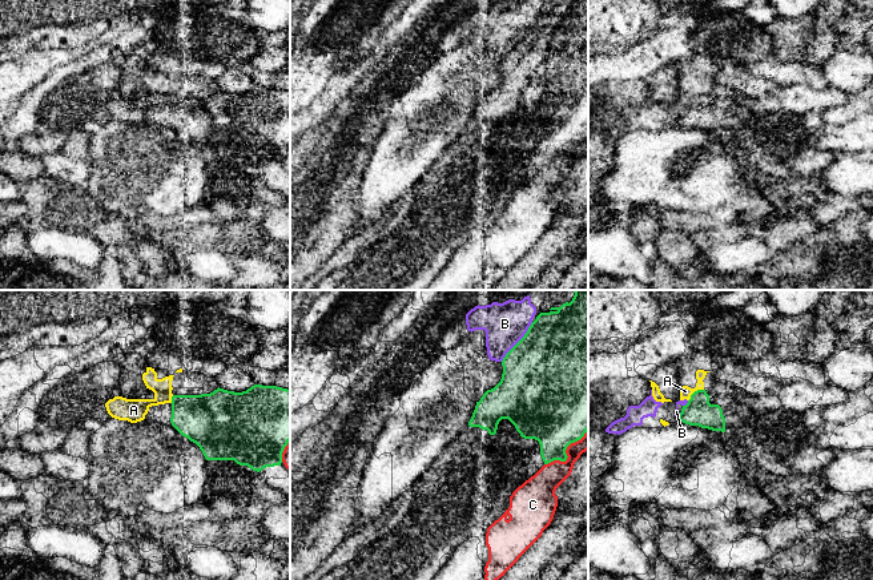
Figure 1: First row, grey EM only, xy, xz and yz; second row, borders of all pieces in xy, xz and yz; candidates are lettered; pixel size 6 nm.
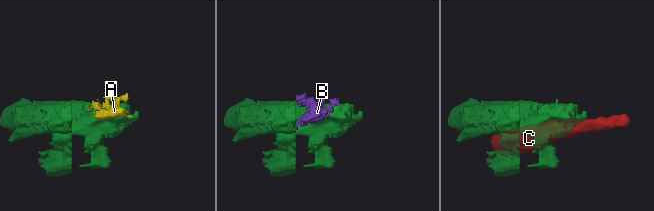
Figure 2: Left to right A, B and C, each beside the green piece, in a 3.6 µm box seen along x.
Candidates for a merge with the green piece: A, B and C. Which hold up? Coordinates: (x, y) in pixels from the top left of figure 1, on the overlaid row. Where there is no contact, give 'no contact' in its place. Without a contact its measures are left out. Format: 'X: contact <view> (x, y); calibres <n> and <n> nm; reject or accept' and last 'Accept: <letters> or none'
A: contact yz (694, 393); calibres 170 and 70 nm; accept
B: contact xz (518, 342); calibres 500 and 260 nm; reject
C: contact xz (564, 452); calibres 400 and 170 nm; reject
Accept: A

